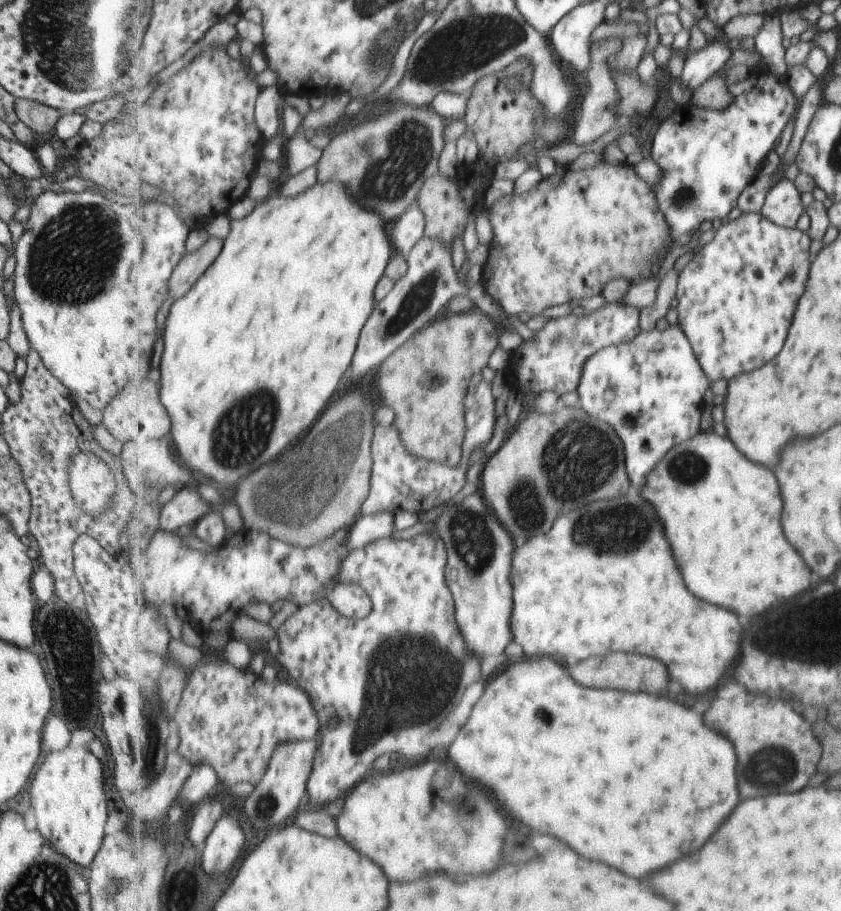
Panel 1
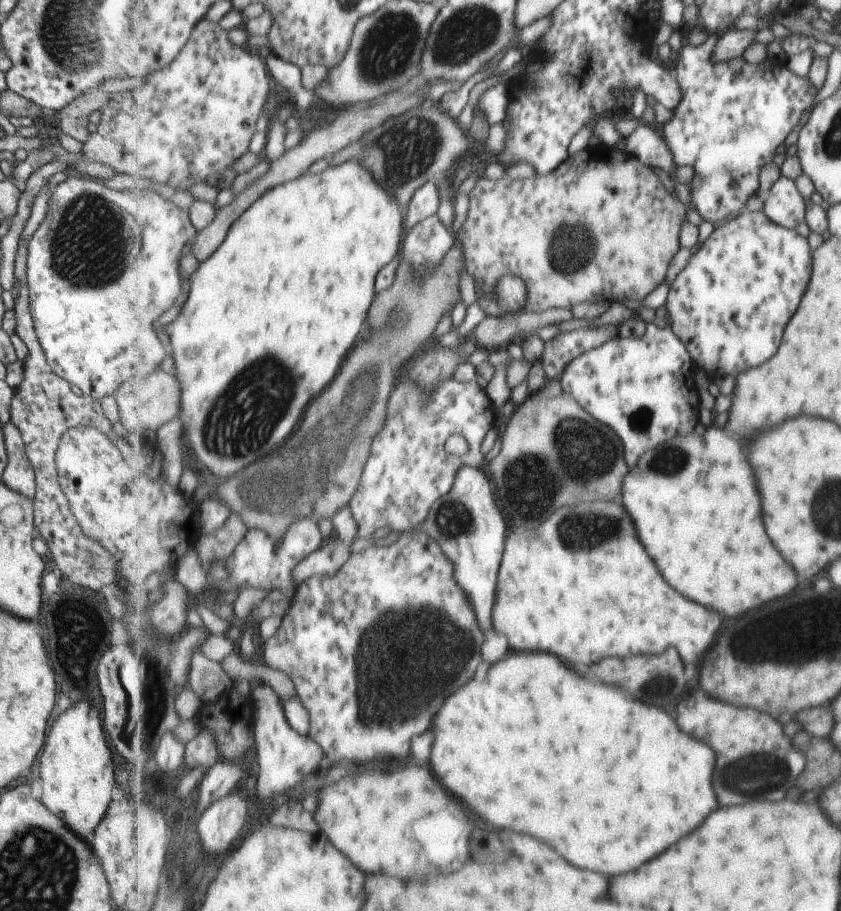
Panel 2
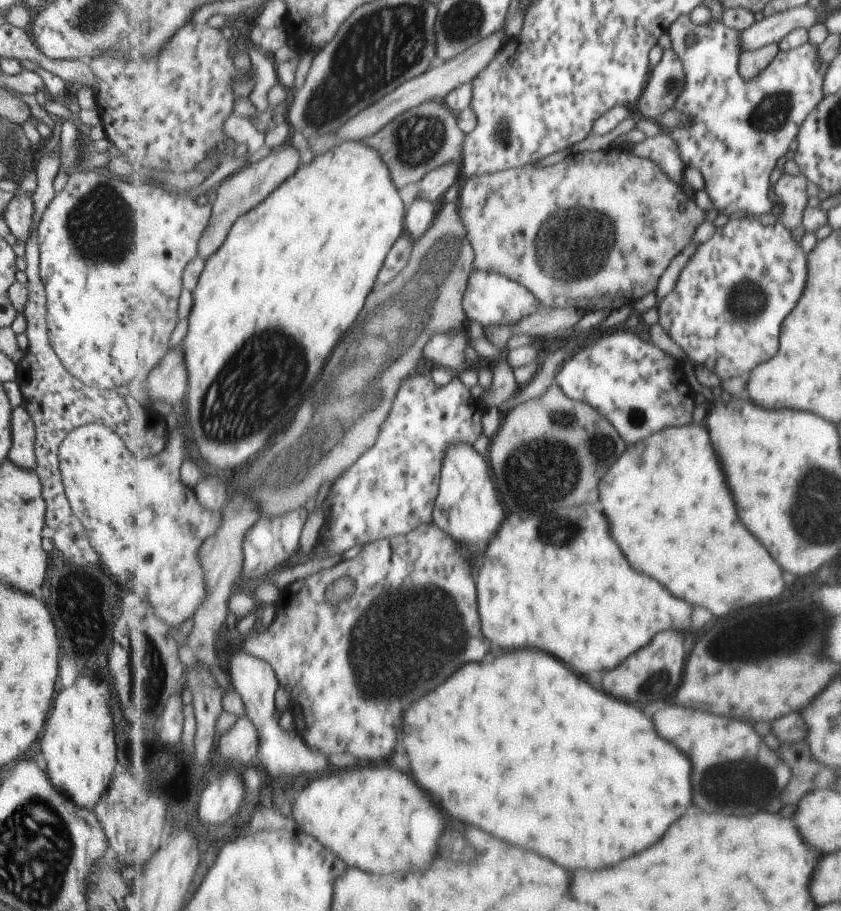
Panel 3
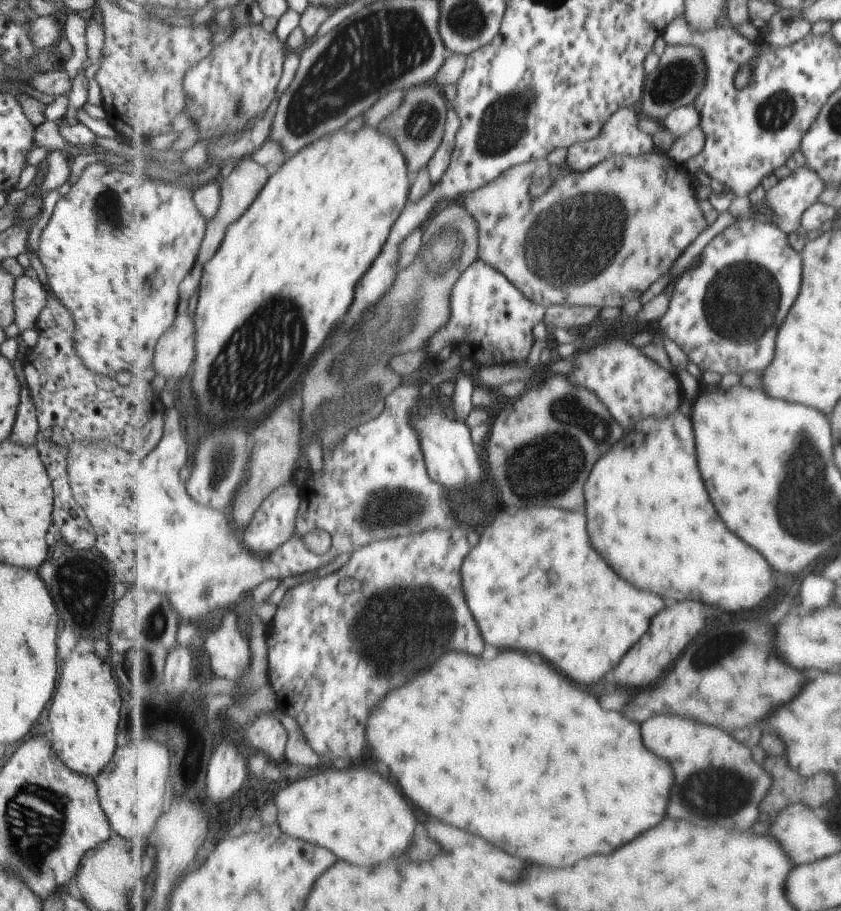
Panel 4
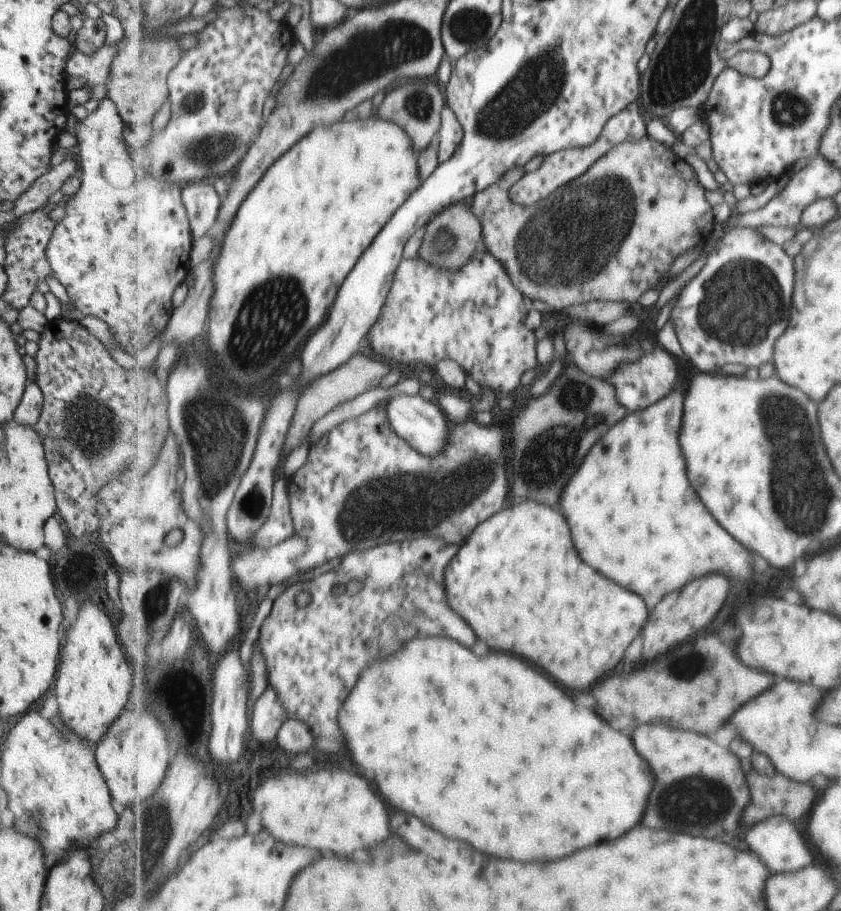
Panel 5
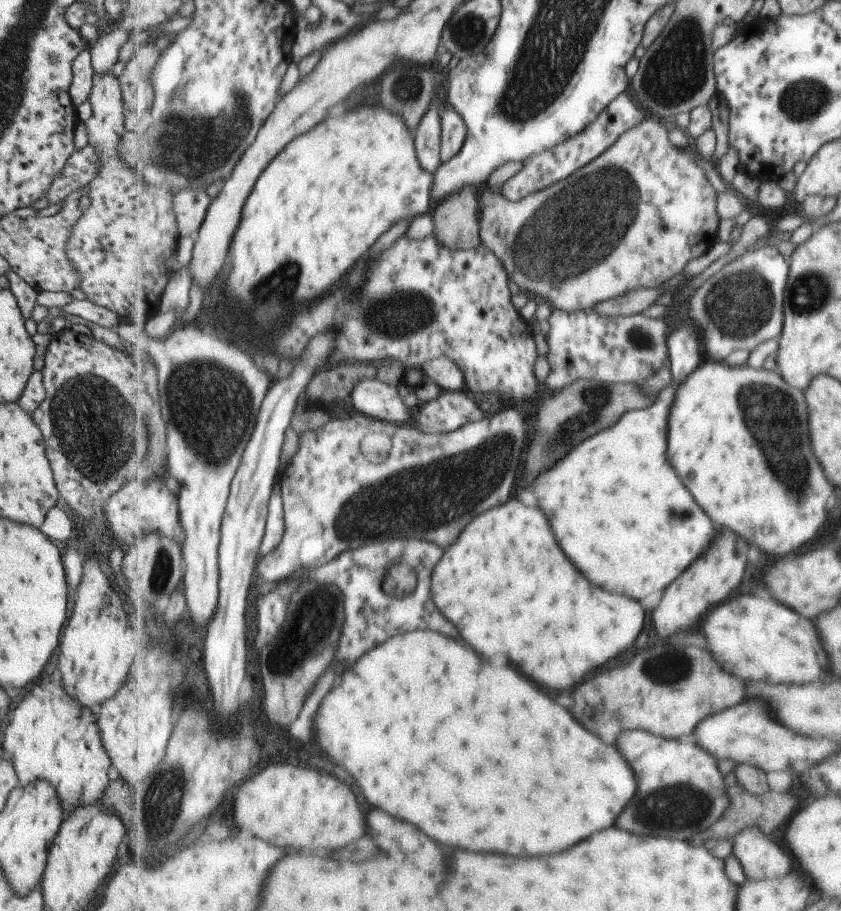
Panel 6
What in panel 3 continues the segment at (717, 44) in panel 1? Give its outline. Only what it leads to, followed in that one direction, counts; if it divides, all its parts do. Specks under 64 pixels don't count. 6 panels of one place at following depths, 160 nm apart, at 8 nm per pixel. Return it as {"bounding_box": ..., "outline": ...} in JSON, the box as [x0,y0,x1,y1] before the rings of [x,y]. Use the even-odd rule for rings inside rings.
{"bounding_box":[742,5,824,50],"outline":[[[801,5],[797,8],[764,17],[755,21],[753,26],[742,32],[742,47],[744,50],[755,50],[767,45],[780,43],[783,38],[797,28],[807,30],[819,21],[819,16],[824,14],[824,7],[809,7]]]}

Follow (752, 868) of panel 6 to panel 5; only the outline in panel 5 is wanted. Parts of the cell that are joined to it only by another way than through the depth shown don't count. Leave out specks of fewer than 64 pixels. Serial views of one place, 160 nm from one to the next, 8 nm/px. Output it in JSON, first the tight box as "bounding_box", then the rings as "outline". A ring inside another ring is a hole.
{"bounding_box":[744,815,811,875],"outline":[[[777,815],[755,823],[744,836],[744,840],[749,850],[760,856],[766,868],[772,871],[773,875],[797,872],[811,864],[811,852],[801,832],[797,830],[797,824],[793,824],[787,817]]]}

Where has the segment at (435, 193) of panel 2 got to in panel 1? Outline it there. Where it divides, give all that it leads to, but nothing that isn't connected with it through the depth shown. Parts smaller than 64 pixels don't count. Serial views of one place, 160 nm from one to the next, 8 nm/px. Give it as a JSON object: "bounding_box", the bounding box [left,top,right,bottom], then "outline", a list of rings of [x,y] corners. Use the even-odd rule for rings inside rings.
{"bounding_box":[391,203,426,253],"outline":[[[413,203],[405,214],[391,225],[393,231],[393,242],[397,245],[399,252],[408,253],[426,234],[426,216],[423,209]]]}

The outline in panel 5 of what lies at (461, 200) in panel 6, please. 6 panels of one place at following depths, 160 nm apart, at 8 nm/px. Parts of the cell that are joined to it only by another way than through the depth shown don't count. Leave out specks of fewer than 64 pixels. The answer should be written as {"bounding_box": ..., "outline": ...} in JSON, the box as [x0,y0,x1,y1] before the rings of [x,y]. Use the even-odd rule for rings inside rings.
{"bounding_box":[419,202,483,271],"outline":[[[460,202],[444,208],[428,222],[426,228],[419,256],[446,271],[458,271],[463,268],[477,250],[483,247],[480,217],[472,211],[470,202]]]}

